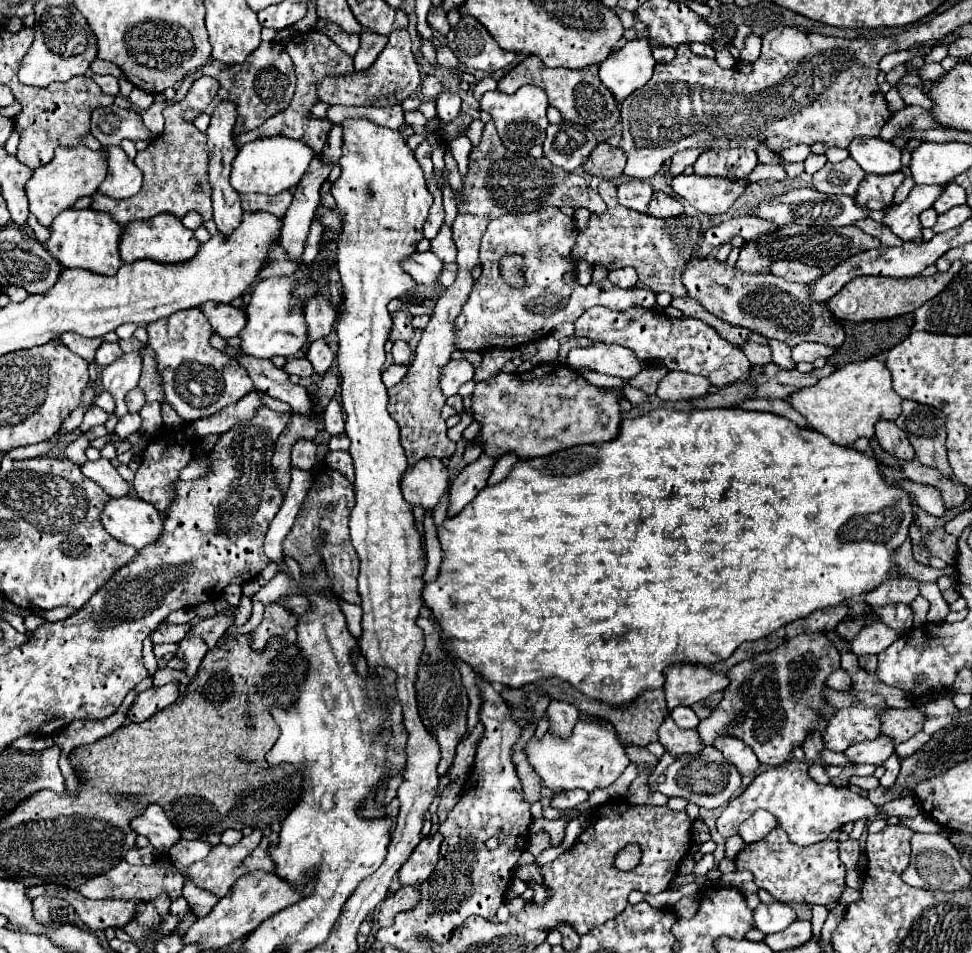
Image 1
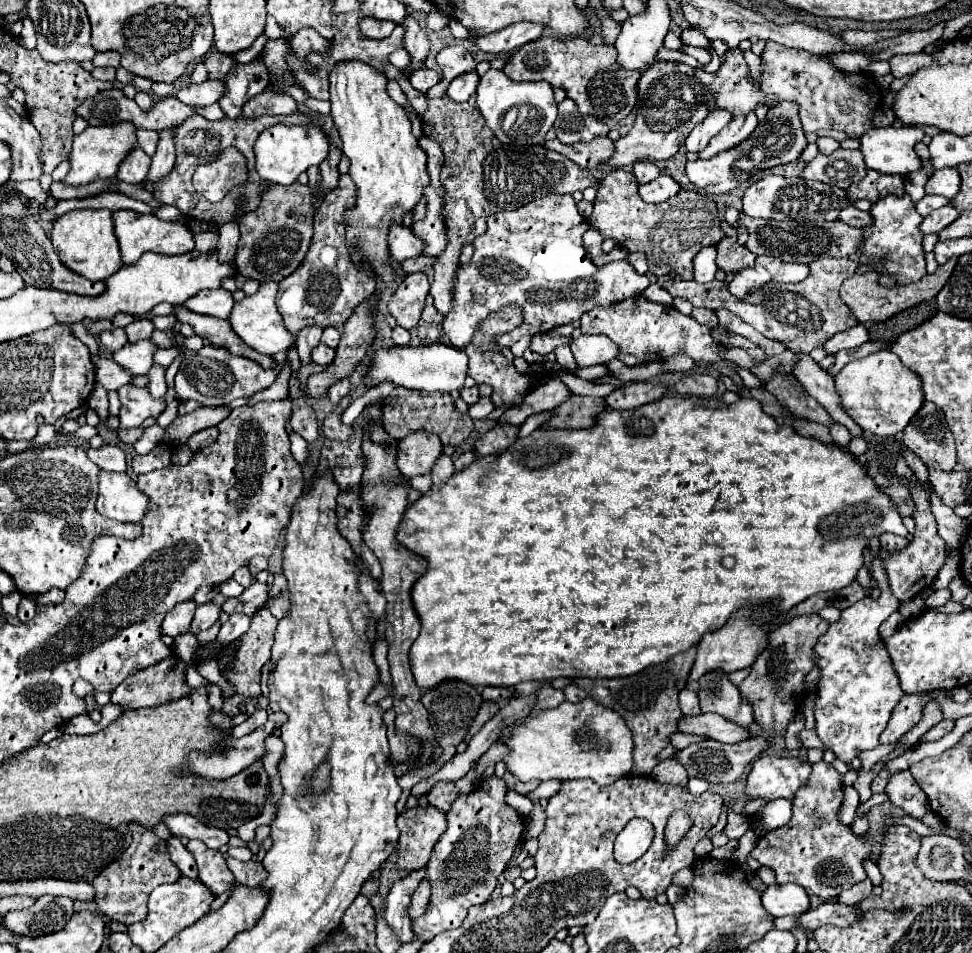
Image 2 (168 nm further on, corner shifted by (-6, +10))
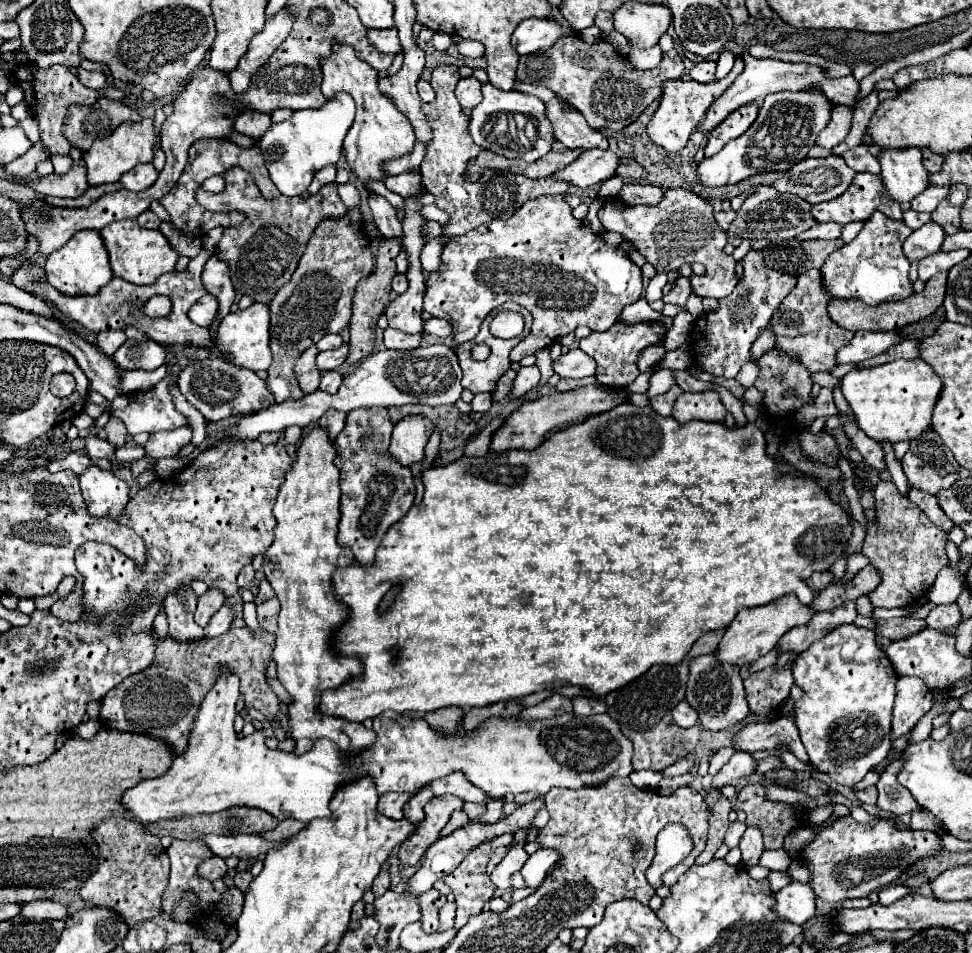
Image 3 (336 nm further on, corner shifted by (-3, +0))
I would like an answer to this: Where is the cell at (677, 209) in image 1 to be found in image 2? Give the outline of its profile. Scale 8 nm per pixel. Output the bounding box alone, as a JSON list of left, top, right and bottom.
[639,175,681,203]

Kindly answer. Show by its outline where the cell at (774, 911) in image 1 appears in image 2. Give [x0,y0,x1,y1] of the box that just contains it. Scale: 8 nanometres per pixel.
[761,883,809,917]

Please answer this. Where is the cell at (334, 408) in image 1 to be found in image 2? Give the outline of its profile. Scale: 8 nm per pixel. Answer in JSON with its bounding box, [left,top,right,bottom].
[329,379,349,407]

